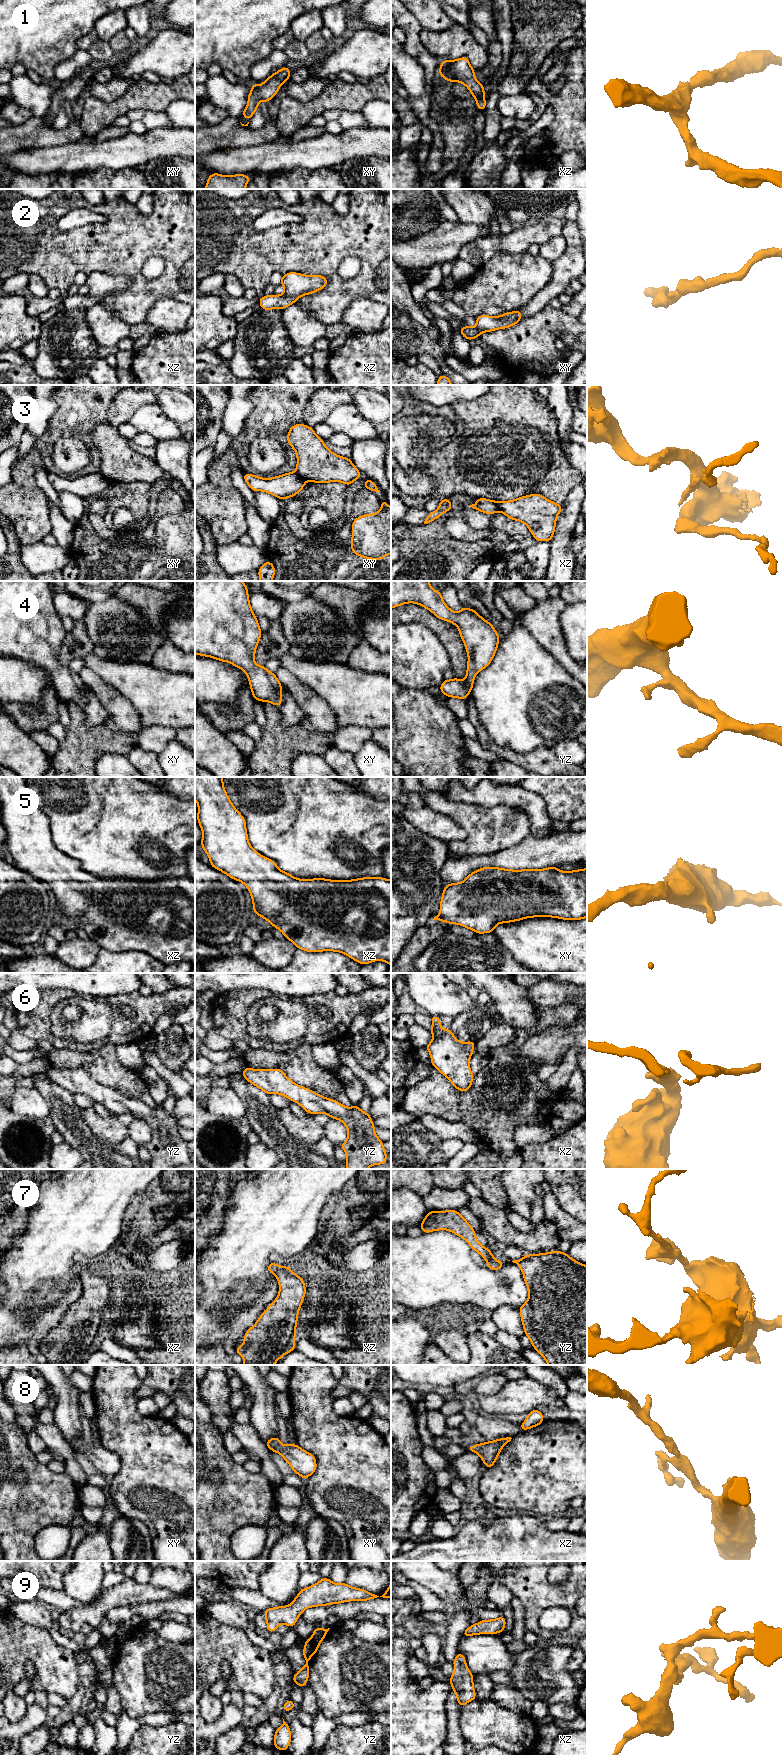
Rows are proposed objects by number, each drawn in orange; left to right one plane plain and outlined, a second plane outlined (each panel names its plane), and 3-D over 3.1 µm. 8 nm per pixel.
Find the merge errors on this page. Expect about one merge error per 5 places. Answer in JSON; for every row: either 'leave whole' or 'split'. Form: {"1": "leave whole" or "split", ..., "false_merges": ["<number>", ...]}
{"1": "leave whole", "2": "leave whole", "3": "split", "4": "leave whole", "5": "leave whole", "6": "leave whole", "7": "split", "8": "leave whole", "9": "leave whole", "false_merges": ["3", "7"]}

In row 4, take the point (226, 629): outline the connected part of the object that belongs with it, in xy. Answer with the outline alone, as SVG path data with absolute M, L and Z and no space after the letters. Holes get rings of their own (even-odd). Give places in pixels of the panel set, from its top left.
M195 581L195 654L229 662L242 669L248 677L254 700L267 701L279 707L283 701L282 684L275 673L254 661L261 634L257 617L250 606L248 587L242 581Z

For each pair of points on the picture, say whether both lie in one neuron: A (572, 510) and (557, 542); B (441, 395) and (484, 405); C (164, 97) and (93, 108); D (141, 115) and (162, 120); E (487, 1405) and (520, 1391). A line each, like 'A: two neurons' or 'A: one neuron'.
A: one neuron
B: two neurons
C: one neuron
D: one neuron
E: one neuron

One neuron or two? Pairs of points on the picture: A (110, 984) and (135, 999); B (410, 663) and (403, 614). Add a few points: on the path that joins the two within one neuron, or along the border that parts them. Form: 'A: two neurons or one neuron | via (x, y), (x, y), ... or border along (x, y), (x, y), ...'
A: two neurons | border along (138, 990), (110, 997)
B: two neurons | border along (401, 623), (418, 622), (427, 628)

